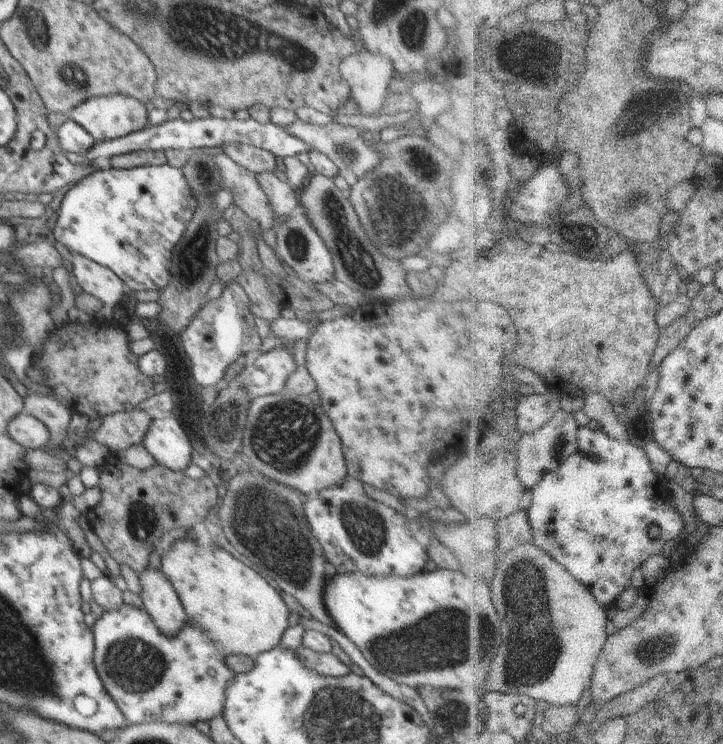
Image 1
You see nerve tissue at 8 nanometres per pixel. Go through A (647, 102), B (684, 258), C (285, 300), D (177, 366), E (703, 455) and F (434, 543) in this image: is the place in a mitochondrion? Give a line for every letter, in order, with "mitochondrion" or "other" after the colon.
A: other
B: other
C: other
D: other
E: other
F: other

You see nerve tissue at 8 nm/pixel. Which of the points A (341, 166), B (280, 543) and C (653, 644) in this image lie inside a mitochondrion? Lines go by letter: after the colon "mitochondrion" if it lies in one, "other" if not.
A: other
B: mitochondrion
C: mitochondrion

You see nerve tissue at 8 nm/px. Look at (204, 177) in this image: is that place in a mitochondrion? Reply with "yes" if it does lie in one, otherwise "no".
yes

